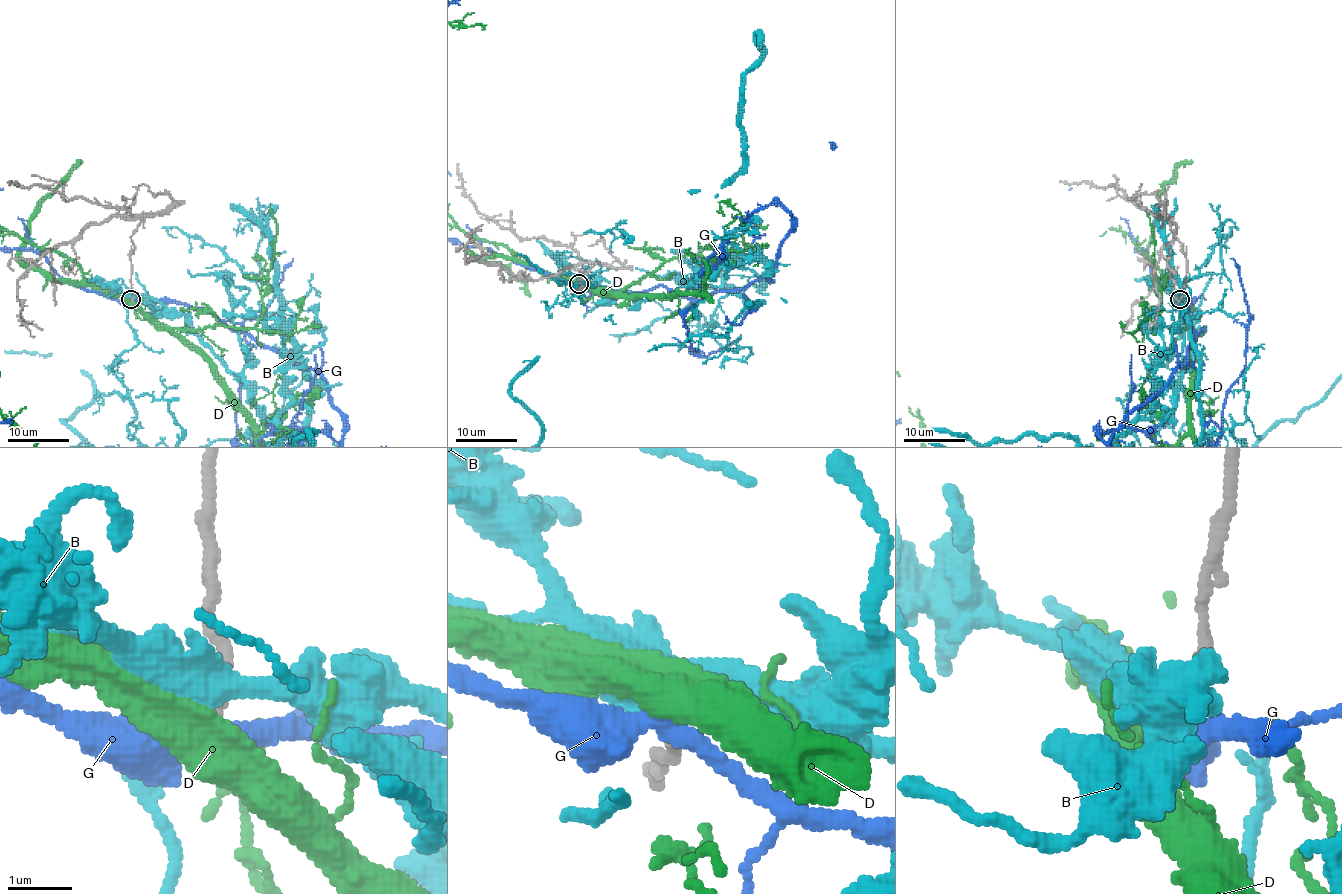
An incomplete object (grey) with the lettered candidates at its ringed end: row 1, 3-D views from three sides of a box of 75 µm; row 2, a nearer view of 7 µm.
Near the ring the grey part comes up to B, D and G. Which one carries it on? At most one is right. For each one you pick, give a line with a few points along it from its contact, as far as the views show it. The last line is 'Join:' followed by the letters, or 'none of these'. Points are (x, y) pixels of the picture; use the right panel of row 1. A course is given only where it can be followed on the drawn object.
Join: B

